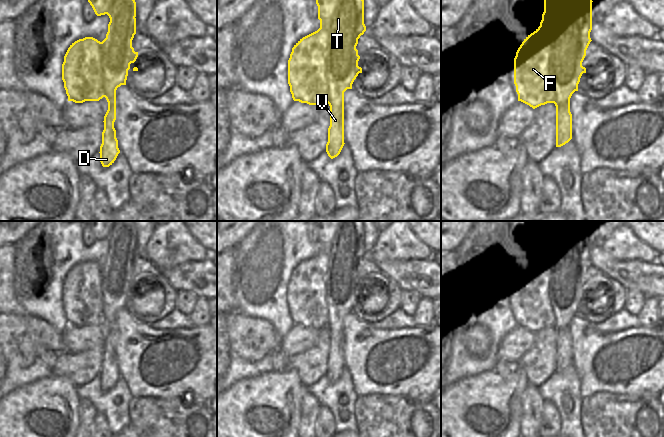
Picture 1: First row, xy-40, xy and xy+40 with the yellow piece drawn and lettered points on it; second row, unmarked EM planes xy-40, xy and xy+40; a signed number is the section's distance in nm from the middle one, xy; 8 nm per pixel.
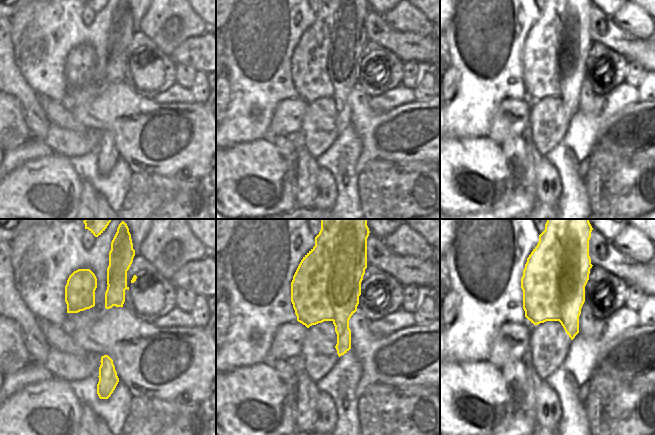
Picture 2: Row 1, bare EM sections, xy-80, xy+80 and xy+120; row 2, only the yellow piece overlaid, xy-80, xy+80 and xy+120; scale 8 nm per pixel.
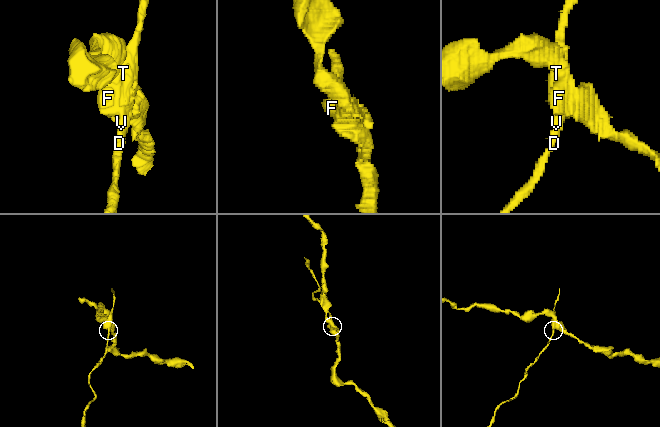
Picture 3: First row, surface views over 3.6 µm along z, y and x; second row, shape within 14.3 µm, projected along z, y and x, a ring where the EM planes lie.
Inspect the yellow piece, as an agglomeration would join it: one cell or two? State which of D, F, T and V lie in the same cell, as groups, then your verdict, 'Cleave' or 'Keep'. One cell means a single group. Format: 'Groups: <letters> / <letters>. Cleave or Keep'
Groups: D V / F T. Cleave.

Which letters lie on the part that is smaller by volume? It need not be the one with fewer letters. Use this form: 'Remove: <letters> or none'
Remove: D, V.

